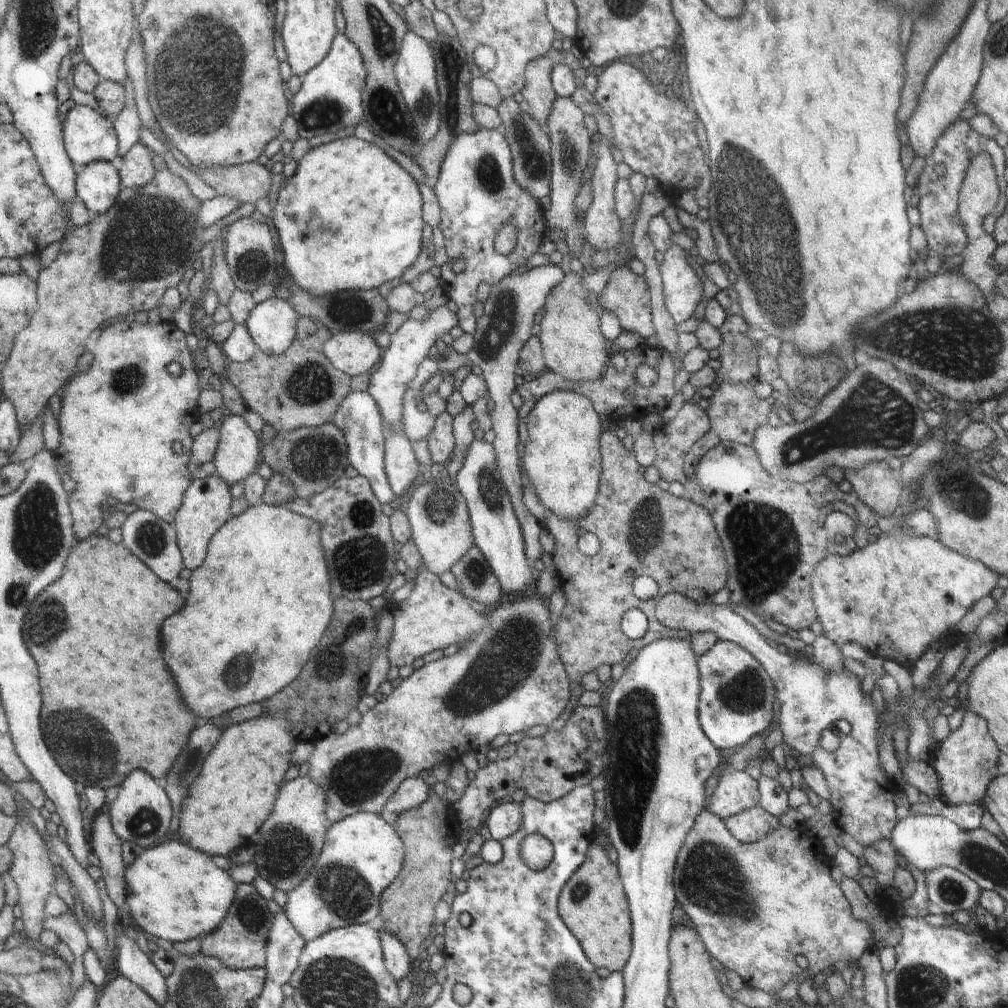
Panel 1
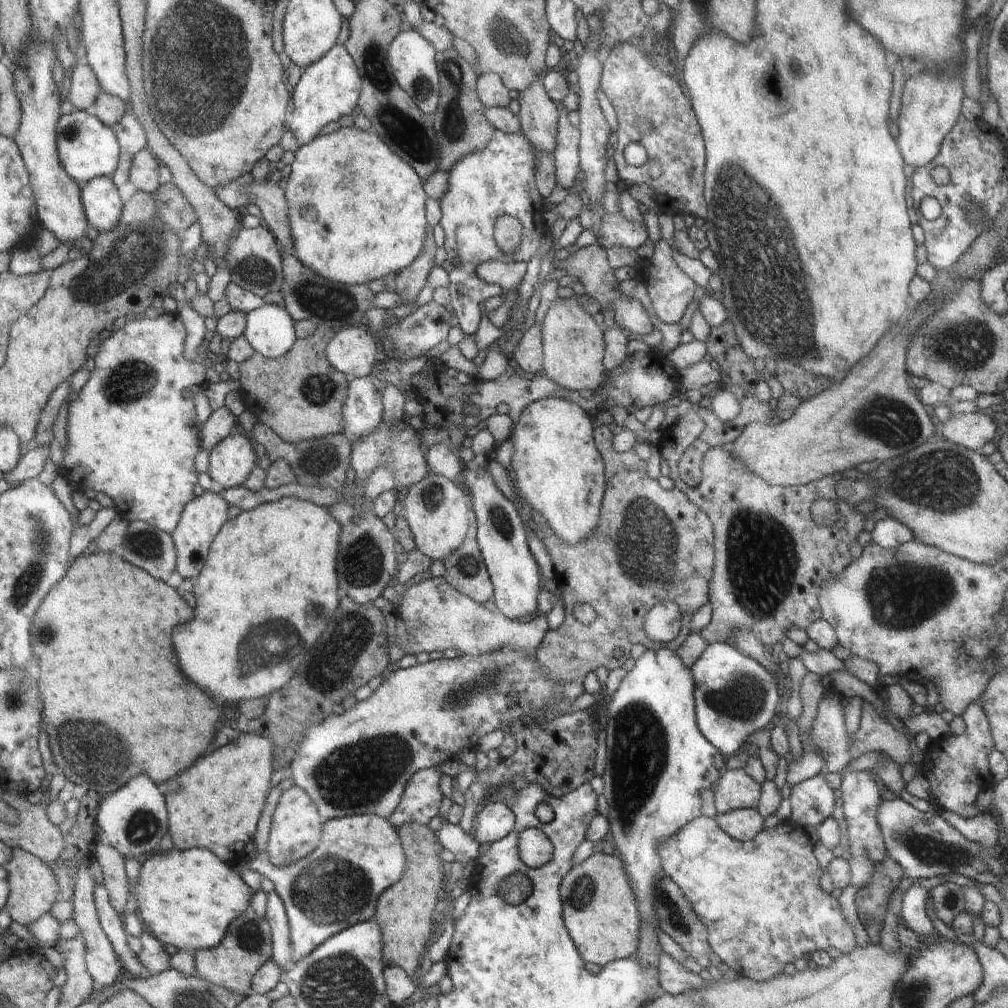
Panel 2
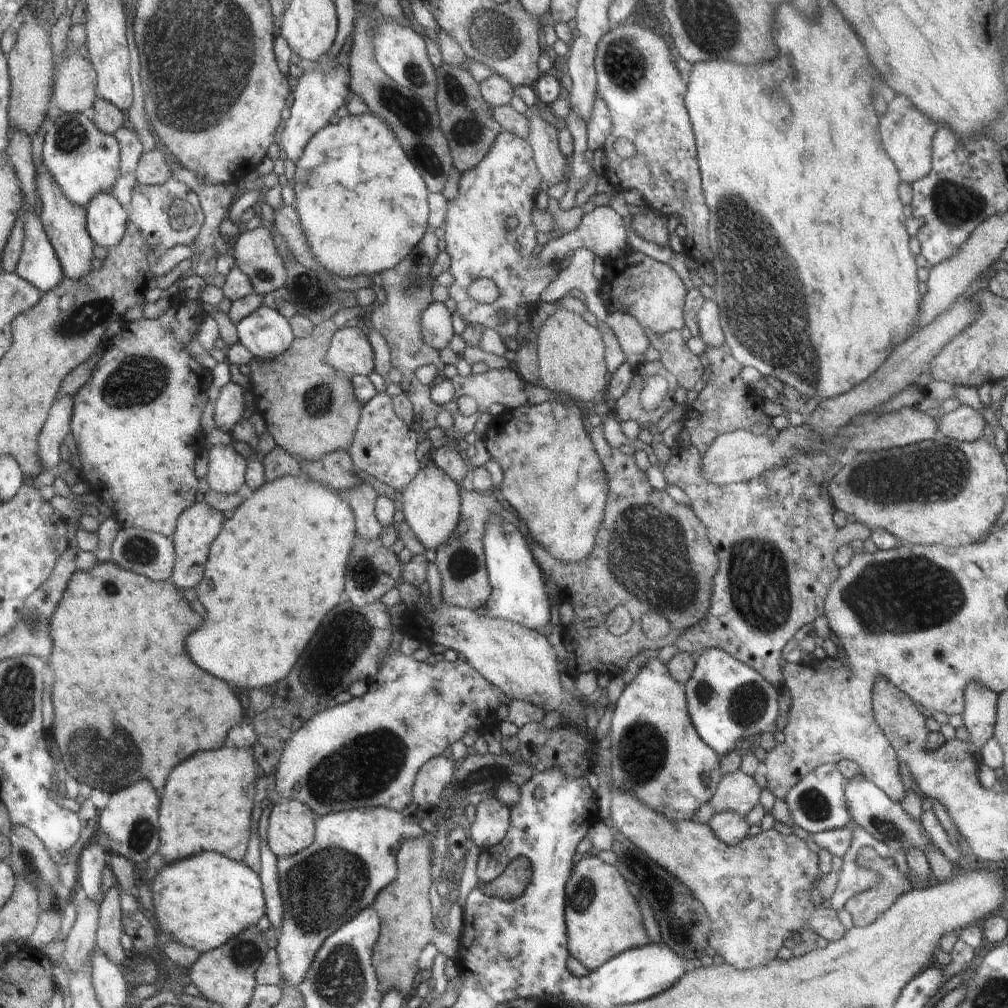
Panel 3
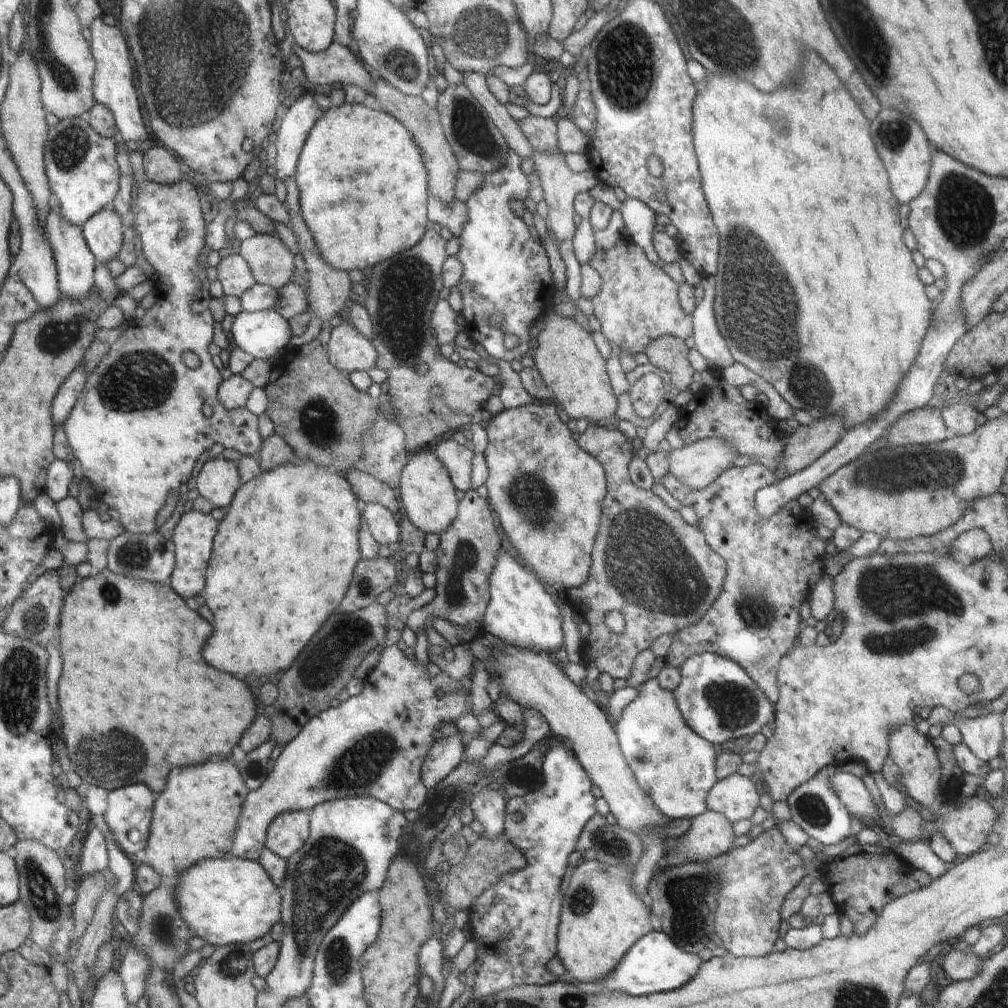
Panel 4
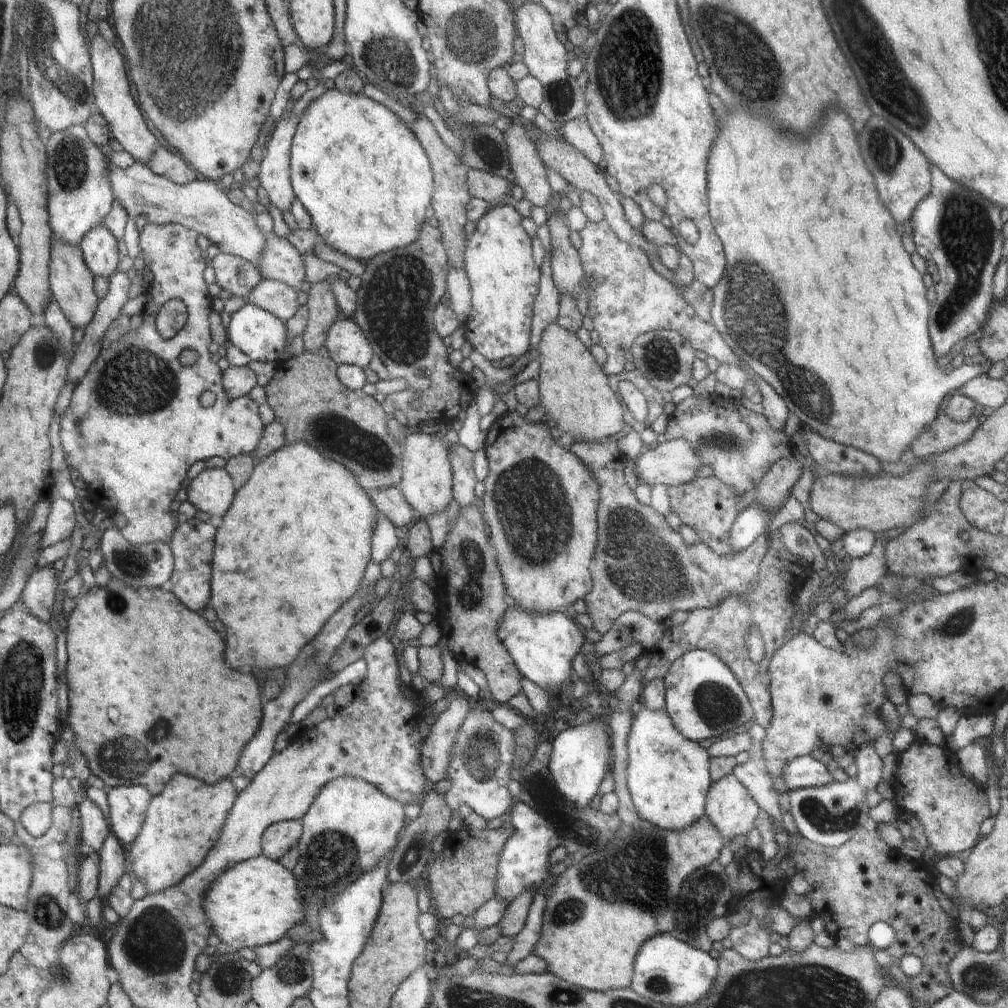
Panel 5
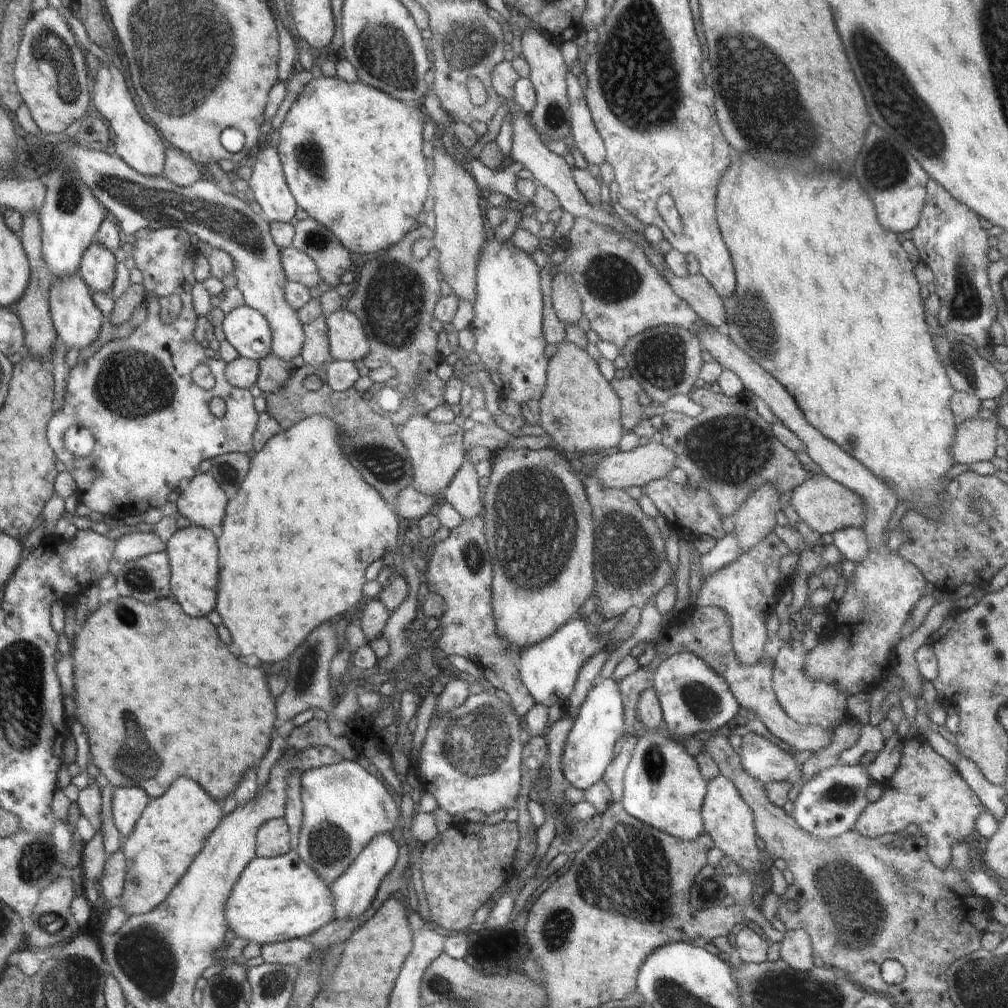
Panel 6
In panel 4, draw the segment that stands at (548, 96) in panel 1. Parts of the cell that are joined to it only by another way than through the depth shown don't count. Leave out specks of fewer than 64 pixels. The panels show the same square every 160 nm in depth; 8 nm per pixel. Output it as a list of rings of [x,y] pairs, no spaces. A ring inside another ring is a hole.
[[[559,149],[554,150],[554,152],[534,150],[532,152],[532,163],[536,166],[536,172],[538,172],[538,178],[542,184],[544,201],[548,205],[547,226],[552,229],[559,242],[564,243],[568,239],[573,240],[576,230],[576,222],[574,222],[576,215],[574,209],[575,196],[580,192],[589,191],[598,184],[599,180],[590,169],[585,172],[574,173],[565,162],[565,154]]]

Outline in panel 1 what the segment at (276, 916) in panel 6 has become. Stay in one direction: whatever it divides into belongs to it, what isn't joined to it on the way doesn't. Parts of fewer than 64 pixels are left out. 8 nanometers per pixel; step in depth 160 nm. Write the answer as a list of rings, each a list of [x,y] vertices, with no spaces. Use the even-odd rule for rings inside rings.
[[[178,840],[144,850],[126,868],[124,877],[129,892],[126,901],[138,929],[172,943],[203,938],[218,930],[236,898],[232,878],[208,854]]]

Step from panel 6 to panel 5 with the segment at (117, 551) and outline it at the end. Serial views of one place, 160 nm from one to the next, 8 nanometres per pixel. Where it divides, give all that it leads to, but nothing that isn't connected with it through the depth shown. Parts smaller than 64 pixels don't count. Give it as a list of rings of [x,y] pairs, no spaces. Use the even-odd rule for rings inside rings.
[[[147,223],[140,227],[139,230],[139,246],[142,251],[140,256],[140,263],[143,263],[148,268],[149,277],[151,278],[150,290],[148,290],[146,306],[142,312],[144,317],[142,325],[136,330],[132,330],[122,337],[118,342],[112,343],[108,348],[102,348],[98,353],[98,358],[95,363],[92,363],[92,368],[88,373],[88,376],[79,384],[74,390],[71,404],[67,409],[65,416],[61,419],[61,439],[63,440],[63,447],[67,454],[67,459],[70,465],[74,466],[80,474],[83,476],[88,484],[89,497],[96,503],[109,509],[110,512],[122,512],[126,516],[126,524],[120,529],[124,539],[132,545],[145,545],[153,543],[154,541],[162,541],[162,543],[171,544],[172,535],[175,531],[177,520],[172,517],[172,511],[170,510],[170,502],[174,500],[178,488],[182,487],[182,482],[186,478],[186,472],[192,464],[200,462],[200,460],[206,460],[206,458],[212,458],[212,456],[222,456],[228,460],[229,458],[239,455],[250,455],[250,452],[254,452],[262,438],[264,432],[264,424],[258,416],[258,406],[256,401],[249,396],[240,397],[237,399],[231,399],[224,390],[223,387],[223,370],[214,364],[214,360],[210,360],[210,352],[208,352],[208,344],[210,344],[210,324],[208,324],[208,314],[210,314],[210,306],[212,299],[208,296],[208,290],[206,290],[206,280],[202,277],[206,263],[204,261],[204,255],[198,244],[196,238],[199,234],[192,229],[186,228],[184,225],[178,223],[168,224],[154,224]],[[184,348],[192,348],[198,352],[197,362],[188,368],[180,366],[178,362],[178,354],[184,350]],[[205,390],[210,390],[216,394],[216,399],[212,406],[204,407],[200,404],[200,395]]]

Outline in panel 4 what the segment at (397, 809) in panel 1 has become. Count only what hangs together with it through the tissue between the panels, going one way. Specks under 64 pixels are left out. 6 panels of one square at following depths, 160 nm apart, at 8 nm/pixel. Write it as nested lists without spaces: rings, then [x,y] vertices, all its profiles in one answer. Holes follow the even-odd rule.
[[[460,734],[444,736],[432,744],[427,761],[423,765],[423,782],[427,789],[434,788],[462,761],[465,740]]]

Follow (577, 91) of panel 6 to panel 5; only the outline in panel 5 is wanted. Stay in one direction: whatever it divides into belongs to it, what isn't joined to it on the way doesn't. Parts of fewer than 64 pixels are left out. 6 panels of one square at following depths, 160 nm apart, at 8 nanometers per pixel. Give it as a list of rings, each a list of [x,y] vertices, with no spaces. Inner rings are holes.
[[[584,115],[568,121],[559,131],[564,140],[582,152],[589,161],[599,166],[603,150]]]

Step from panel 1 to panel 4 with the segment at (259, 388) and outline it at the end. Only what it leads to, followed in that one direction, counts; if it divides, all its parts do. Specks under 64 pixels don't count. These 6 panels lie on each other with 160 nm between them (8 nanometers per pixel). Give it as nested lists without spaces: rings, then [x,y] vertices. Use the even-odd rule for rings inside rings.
[[[329,321],[323,322],[320,334],[310,344],[292,348],[290,352],[286,352],[284,358],[272,365],[272,378],[263,389],[268,396],[268,410],[265,414],[274,422],[275,434],[292,448],[300,462],[312,460],[318,466],[326,466],[347,478],[347,474],[352,470],[358,470],[364,462],[364,438],[374,422],[379,406],[377,399],[359,391],[350,383],[348,373],[332,366],[328,355],[331,328]]]

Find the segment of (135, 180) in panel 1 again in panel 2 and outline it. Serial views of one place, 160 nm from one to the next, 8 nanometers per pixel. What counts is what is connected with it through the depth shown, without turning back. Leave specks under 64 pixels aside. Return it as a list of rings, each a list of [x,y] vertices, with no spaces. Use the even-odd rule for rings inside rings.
[[[144,147],[134,155],[129,181],[138,191],[147,193],[154,192],[161,186],[161,182],[158,182],[158,162],[148,148]]]

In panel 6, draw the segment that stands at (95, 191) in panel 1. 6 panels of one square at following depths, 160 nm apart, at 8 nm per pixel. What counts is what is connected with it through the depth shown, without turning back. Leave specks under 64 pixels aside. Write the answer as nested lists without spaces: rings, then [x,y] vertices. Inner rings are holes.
[[[93,242],[81,262],[80,273],[89,282],[93,292],[110,295],[115,281],[116,265],[113,252],[100,243]]]

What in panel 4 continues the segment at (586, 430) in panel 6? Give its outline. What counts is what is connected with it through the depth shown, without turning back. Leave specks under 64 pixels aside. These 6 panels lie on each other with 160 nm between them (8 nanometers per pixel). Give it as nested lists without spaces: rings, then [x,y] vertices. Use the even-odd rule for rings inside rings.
[[[551,306],[547,308],[546,314],[546,326],[540,330],[536,340],[535,368],[571,423],[586,419],[591,424],[600,425],[600,422],[616,414],[615,391],[610,388],[607,362],[598,353],[590,332],[586,332],[576,320],[554,314]]]

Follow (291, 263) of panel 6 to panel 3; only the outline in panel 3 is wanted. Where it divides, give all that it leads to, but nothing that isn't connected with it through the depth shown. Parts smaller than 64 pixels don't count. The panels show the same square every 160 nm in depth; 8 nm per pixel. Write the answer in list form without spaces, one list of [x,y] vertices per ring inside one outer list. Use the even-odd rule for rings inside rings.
[[[268,224],[255,230],[242,230],[233,242],[237,250],[236,265],[248,276],[253,290],[257,294],[266,295],[286,286],[288,274],[274,242],[272,242]]]

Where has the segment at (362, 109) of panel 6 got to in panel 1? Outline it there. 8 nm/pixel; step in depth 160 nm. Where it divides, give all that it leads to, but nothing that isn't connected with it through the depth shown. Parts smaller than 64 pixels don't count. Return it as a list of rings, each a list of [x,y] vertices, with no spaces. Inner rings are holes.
[[[349,136],[310,148],[299,161],[296,173],[278,192],[269,223],[280,234],[284,267],[294,286],[326,296],[346,290],[379,289],[390,280],[401,280],[419,259],[422,236],[422,198],[414,178],[376,144]]]

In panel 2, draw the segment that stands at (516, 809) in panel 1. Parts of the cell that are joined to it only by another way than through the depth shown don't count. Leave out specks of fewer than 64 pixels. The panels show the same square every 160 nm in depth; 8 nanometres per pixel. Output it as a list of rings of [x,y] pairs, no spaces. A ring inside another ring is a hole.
[[[502,802],[489,803],[480,810],[479,824],[474,836],[482,847],[507,836],[515,828],[515,813]]]

